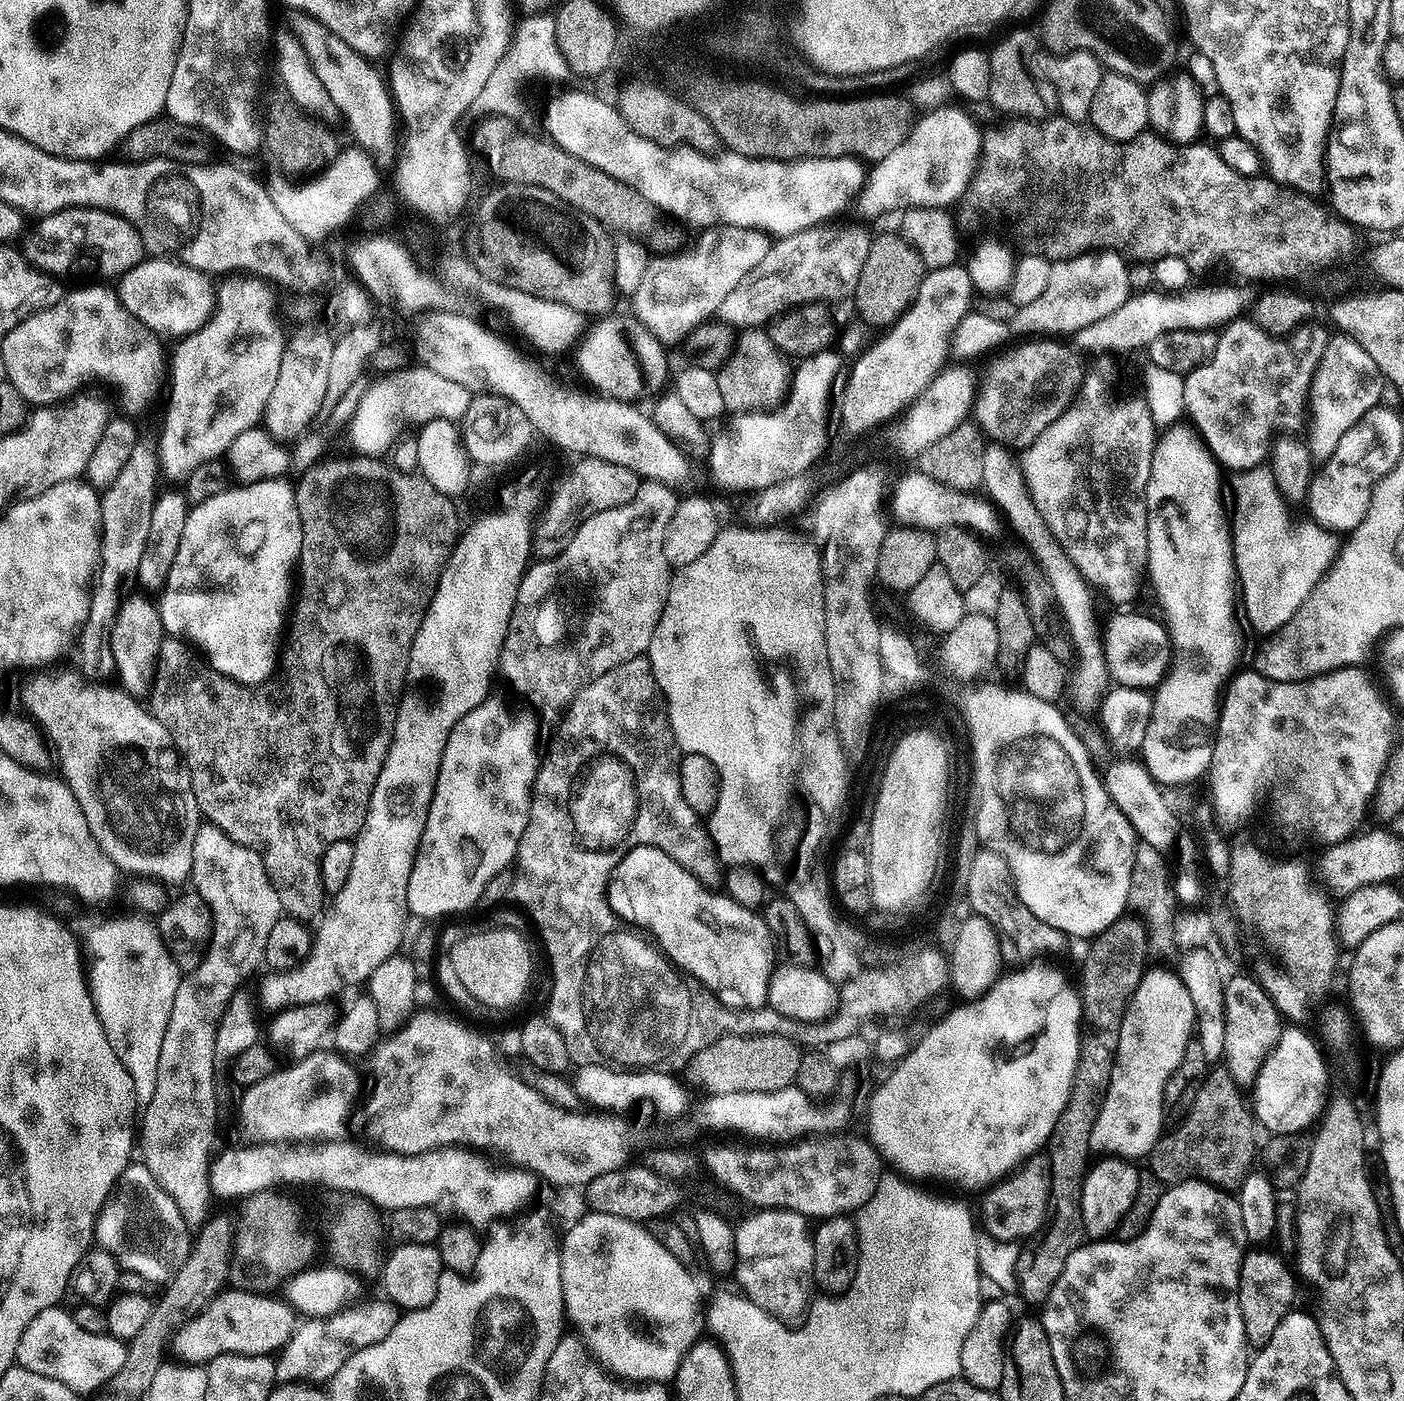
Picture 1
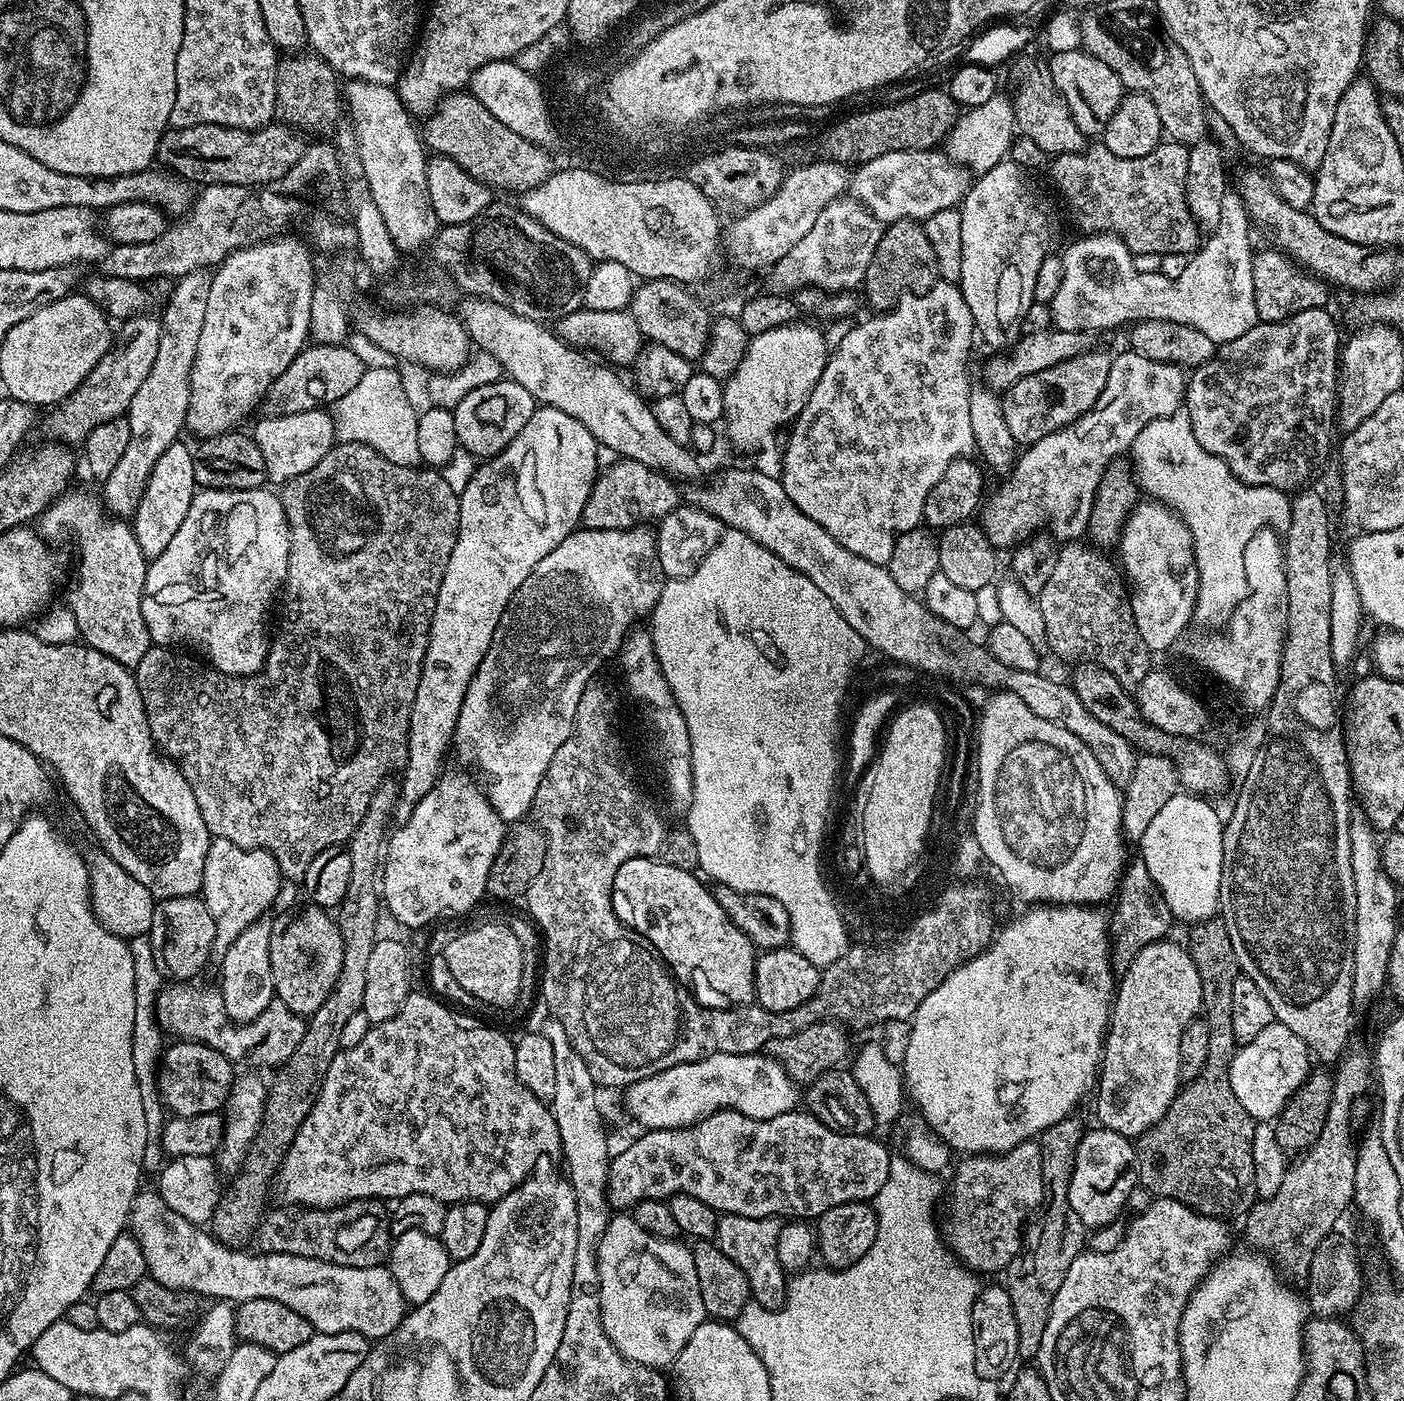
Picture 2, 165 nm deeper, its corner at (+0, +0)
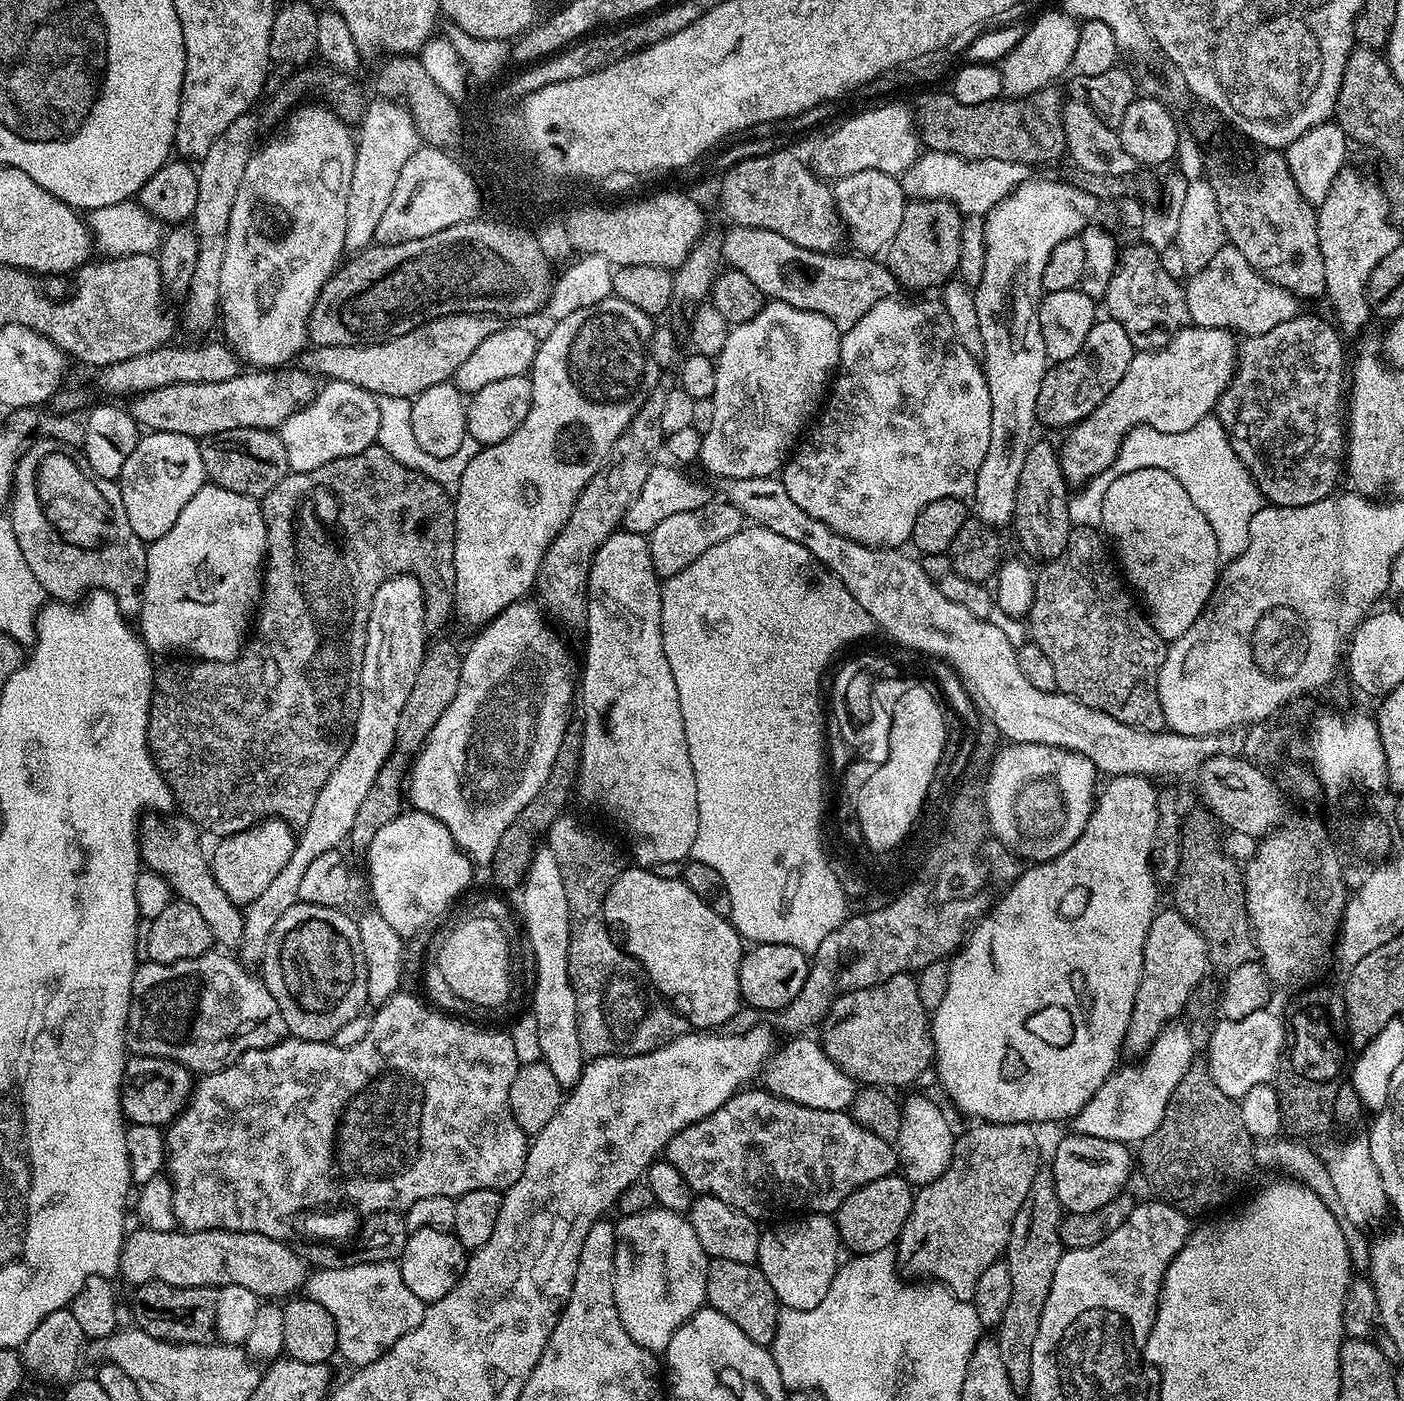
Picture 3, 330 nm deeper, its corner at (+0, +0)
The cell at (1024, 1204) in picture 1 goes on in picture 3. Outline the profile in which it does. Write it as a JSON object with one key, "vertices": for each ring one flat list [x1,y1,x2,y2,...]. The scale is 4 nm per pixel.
{"vertices":[[976,1122,971,1125,964,1133,957,1135,953,1142,953,1156,950,1158,950,1164,946,1167,946,1172,942,1174,937,1181,930,1182,921,1187,912,1197,912,1209,906,1218,904,1228,900,1231,900,1238,894,1245,896,1254,896,1263,901,1277,920,1278,916,1276,928,1276,929,1281,943,1284,944,1287,954,1293,960,1300,971,1300,974,1294,974,1286,978,1286,978,1278,982,1278,982,1270,990,1266,996,1260,1005,1255,1010,1238,1010,1230,1014,1226,1014,1214,1028,1201,1030,1186,1034,1182,1040,1164,1040,1140,1036,1137,1037,1129,1030,1124,990,1124,987,1122]]}

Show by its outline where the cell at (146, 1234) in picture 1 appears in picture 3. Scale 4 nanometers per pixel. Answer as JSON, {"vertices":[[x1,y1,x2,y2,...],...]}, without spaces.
{"vertices":[[396,1262,387,1264,355,1264,345,1268,317,1268,305,1280,302,1289,307,1299,318,1302,318,1306,326,1306,330,1318,334,1318,336,1327,336,1347,339,1355,345,1356,352,1366,363,1366,382,1358,402,1334,410,1334,422,1322,425,1301,418,1298,418,1294,410,1291,410,1286,402,1282,400,1265]]}

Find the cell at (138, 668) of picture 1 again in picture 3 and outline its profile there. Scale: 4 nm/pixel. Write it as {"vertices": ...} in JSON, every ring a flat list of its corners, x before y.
{"vertices":[[43,438,37,439,35,444,25,451,16,464,10,501,14,535,31,573,38,578,53,601,76,602,89,590,99,590,109,592,125,616,139,617,148,550,145,541,140,540,130,527,130,518,126,518,119,483,94,474,88,460,67,444]]}

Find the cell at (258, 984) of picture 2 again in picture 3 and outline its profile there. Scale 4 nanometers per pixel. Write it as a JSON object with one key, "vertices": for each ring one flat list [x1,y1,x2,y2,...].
{"vertices":[[405,574,390,578,382,586,378,586,378,594,374,594,374,602,368,612,366,646,363,648,362,674,360,675,359,712,355,720,355,729,352,731,351,744,347,747,341,762,338,762,338,766,331,771,326,785,319,791,310,818,307,819,297,837,290,862,286,862,286,866,282,866,282,870,274,876,270,886,266,886,266,890,262,890,262,894,258,894,258,898,254,898,254,902,250,902,243,909,244,926,242,942,238,949,238,959,241,964,252,966,251,964,259,965,263,961,266,946,270,942,270,934,274,934,274,926,278,926,278,918,282,918,282,914,286,914,286,910,290,910,290,906,294,906,300,900,298,886,302,886,302,877,305,876,310,862,314,862,314,859,322,853,337,851,341,847,340,842,351,835,355,815,358,814,367,791,373,785,373,779,378,776,378,770,395,751,399,715,402,714,402,707,414,688,418,670,421,669,424,661,424,653,428,649,426,638,428,638,428,631,425,622,424,588,418,582,418,578]]}

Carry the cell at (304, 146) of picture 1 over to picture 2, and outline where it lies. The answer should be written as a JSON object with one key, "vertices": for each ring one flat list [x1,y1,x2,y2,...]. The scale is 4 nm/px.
{"vertices":[[300,50,288,54,276,66,276,111,279,119,292,125,301,133,313,132,313,137,320,138,323,132,335,133,341,123,342,88,338,83,338,73,311,50]]}

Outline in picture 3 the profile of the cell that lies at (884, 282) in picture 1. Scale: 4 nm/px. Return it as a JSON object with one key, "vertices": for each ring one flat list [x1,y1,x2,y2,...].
{"vertices":[[913,200,905,203,902,226,886,249,886,263,897,285,904,288,936,288,958,270,958,250,964,216,948,200]]}

